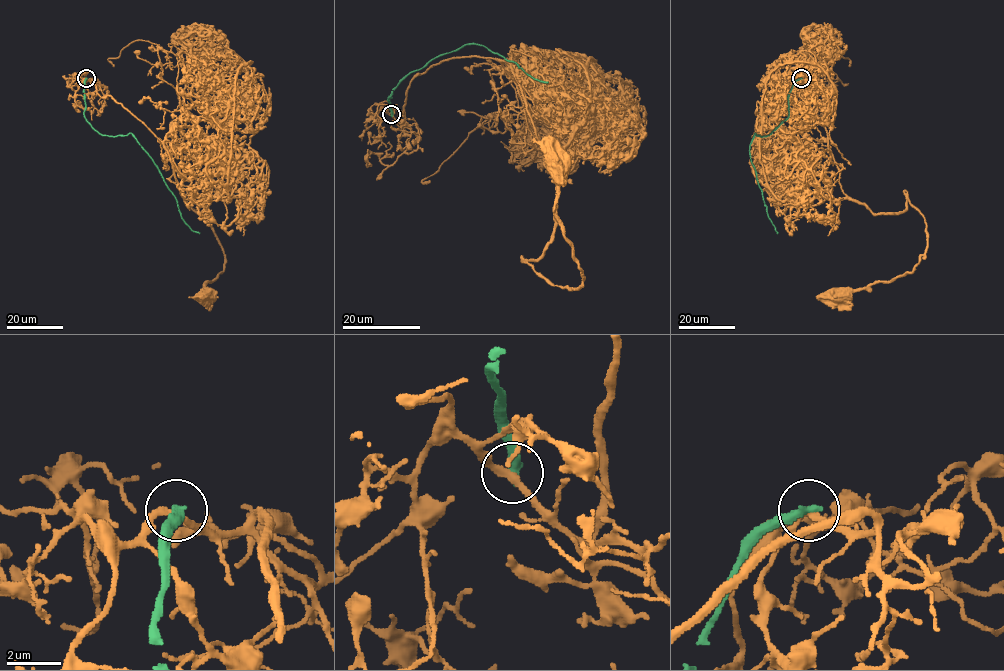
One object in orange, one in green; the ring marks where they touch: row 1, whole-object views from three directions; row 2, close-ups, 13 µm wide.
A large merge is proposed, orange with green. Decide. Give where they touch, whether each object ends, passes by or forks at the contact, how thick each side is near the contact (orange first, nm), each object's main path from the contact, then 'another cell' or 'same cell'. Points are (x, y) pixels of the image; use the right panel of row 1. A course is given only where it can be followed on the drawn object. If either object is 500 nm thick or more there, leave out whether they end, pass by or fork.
(801, 78) | orange passes by | green ends | 240/380 nm | orange via (801, 78), (761, 107), (773, 178), (799, 202), (891, 214), (907, 200), (926, 227), (910, 272), (835, 294) | green via (801, 78), (789, 92), (789, 116), (769, 135), (755, 133), (750, 144), (750, 159), (766, 212), (777, 233) | another cell

